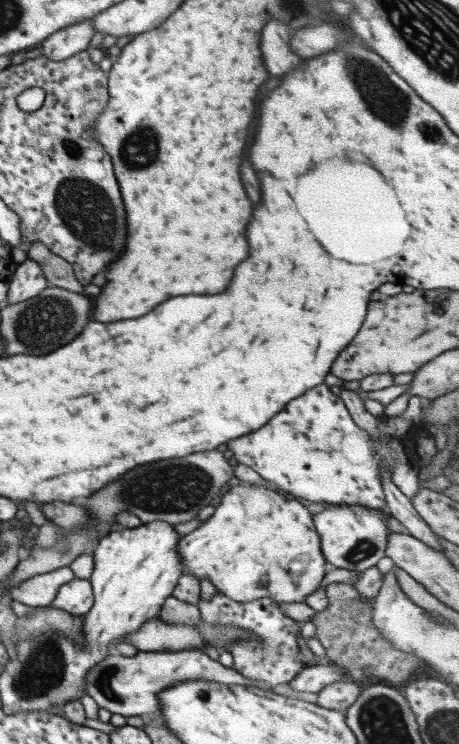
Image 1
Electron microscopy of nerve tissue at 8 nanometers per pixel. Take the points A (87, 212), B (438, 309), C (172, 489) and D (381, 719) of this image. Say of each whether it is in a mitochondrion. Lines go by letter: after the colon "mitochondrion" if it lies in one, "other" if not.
A: mitochondrion
B: mitochondrion
C: mitochondrion
D: mitochondrion

